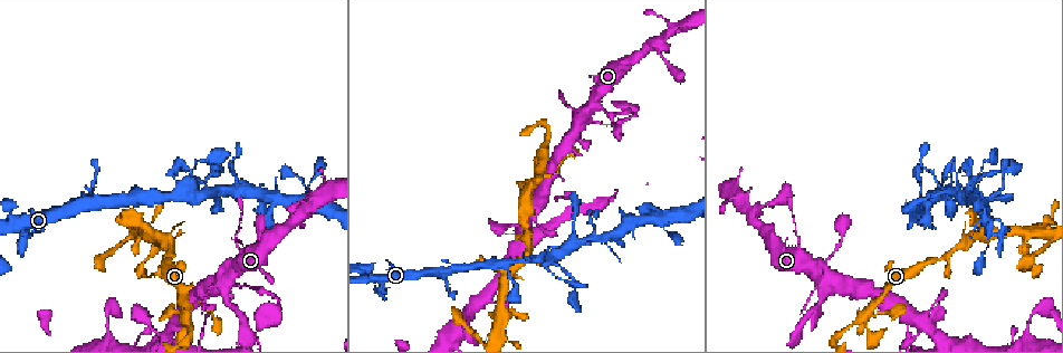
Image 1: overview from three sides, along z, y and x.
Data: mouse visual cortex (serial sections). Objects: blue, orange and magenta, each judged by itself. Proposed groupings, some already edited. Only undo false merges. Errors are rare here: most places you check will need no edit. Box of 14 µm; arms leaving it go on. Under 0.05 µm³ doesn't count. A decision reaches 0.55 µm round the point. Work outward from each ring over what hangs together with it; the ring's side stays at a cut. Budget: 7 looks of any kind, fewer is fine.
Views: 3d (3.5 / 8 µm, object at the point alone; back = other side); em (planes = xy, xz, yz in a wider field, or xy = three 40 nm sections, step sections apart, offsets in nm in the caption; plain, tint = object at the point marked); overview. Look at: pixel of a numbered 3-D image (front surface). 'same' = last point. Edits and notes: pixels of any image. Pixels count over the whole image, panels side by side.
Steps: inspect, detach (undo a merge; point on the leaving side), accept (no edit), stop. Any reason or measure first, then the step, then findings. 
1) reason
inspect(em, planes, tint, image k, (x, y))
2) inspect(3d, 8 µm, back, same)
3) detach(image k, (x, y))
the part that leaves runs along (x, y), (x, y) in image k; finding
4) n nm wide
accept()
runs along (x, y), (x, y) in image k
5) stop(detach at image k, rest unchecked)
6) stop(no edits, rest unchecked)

two arms in line, one across
inspect(3d, 3.5 µm, back, image 1, (237, 192))

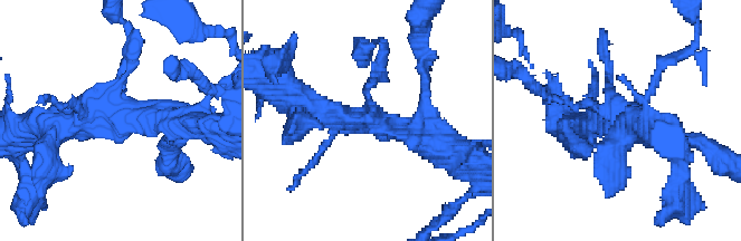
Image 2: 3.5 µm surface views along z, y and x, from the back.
inspect(em, planes, tint, image 2, (117, 115))

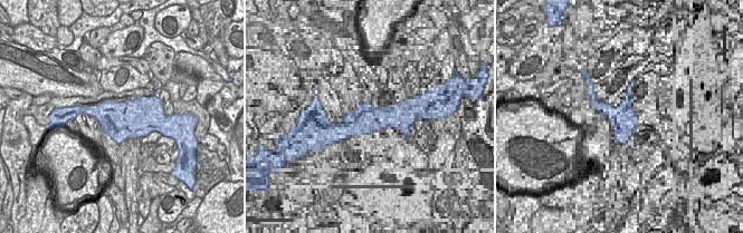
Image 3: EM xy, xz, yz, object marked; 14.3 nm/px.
another direction
inspect(em, xy, step 5, tint, same)

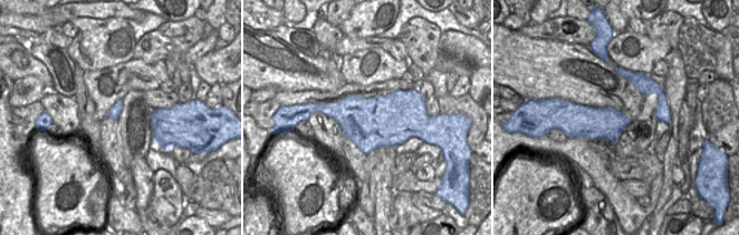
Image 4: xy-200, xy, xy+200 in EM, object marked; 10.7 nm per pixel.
accept()
runs along (440, 141), (301, 104) in image 2; continuous, no second cell

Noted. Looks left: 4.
three arms meet
inspect(3d, 8 µm, image 1, (637, 221))

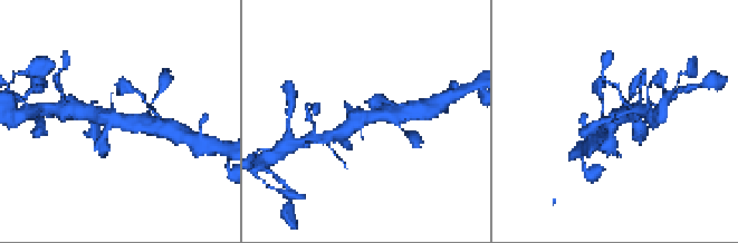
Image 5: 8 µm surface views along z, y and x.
inspect(3d, 3.5 µm, image 5, (615, 122))

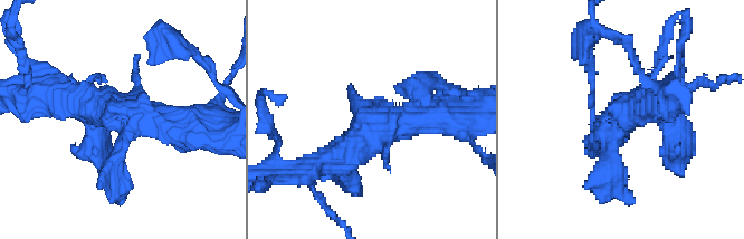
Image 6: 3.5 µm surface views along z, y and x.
inspect(em, xy, step 3, tint, image 6, (619, 121))

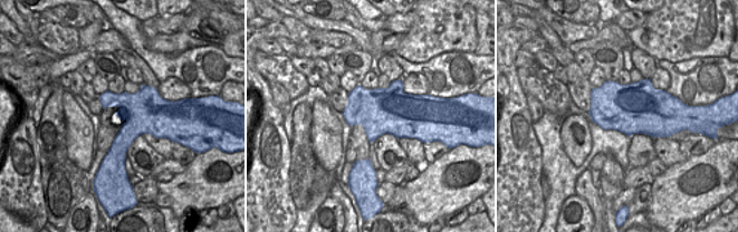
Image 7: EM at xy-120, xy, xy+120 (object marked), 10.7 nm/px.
accept()
runs along (330, 158), (392, 121), (464, 112) in image 6; continuous, no second cell

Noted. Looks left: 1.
stop(no edits, rest unchecked)

